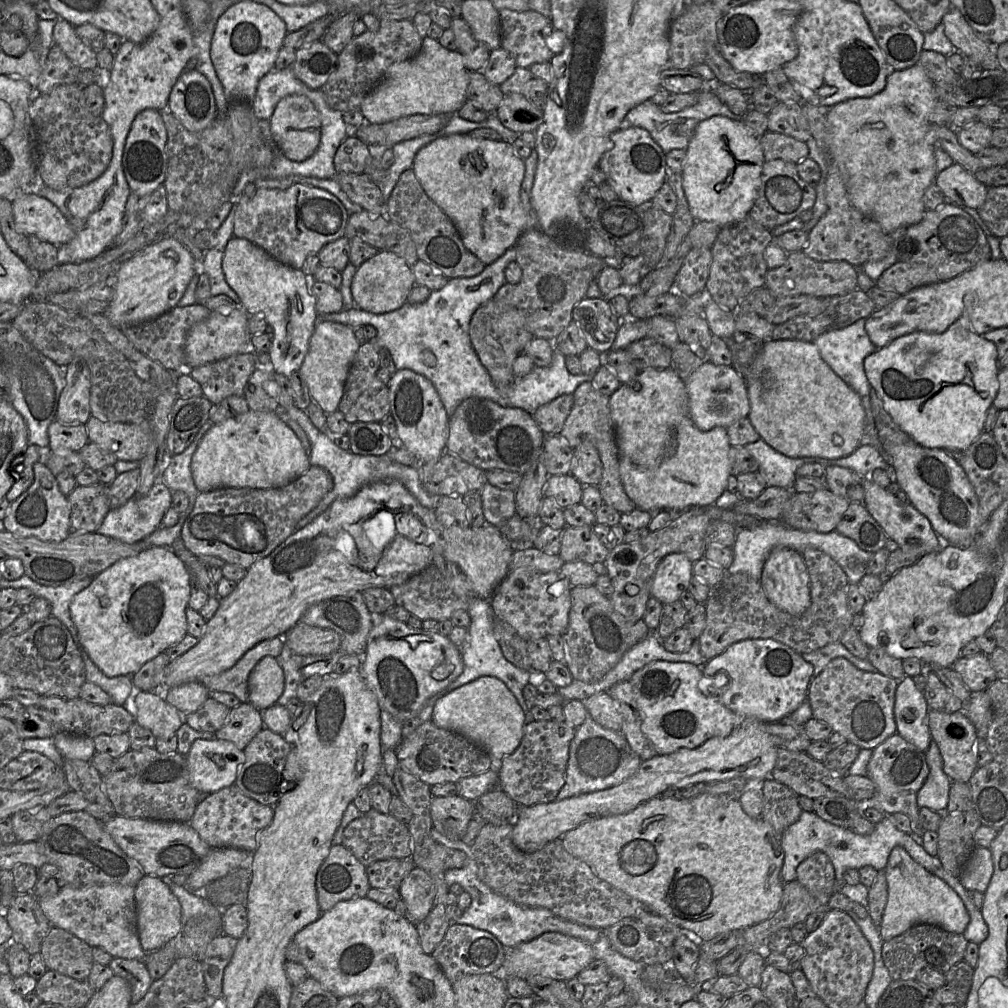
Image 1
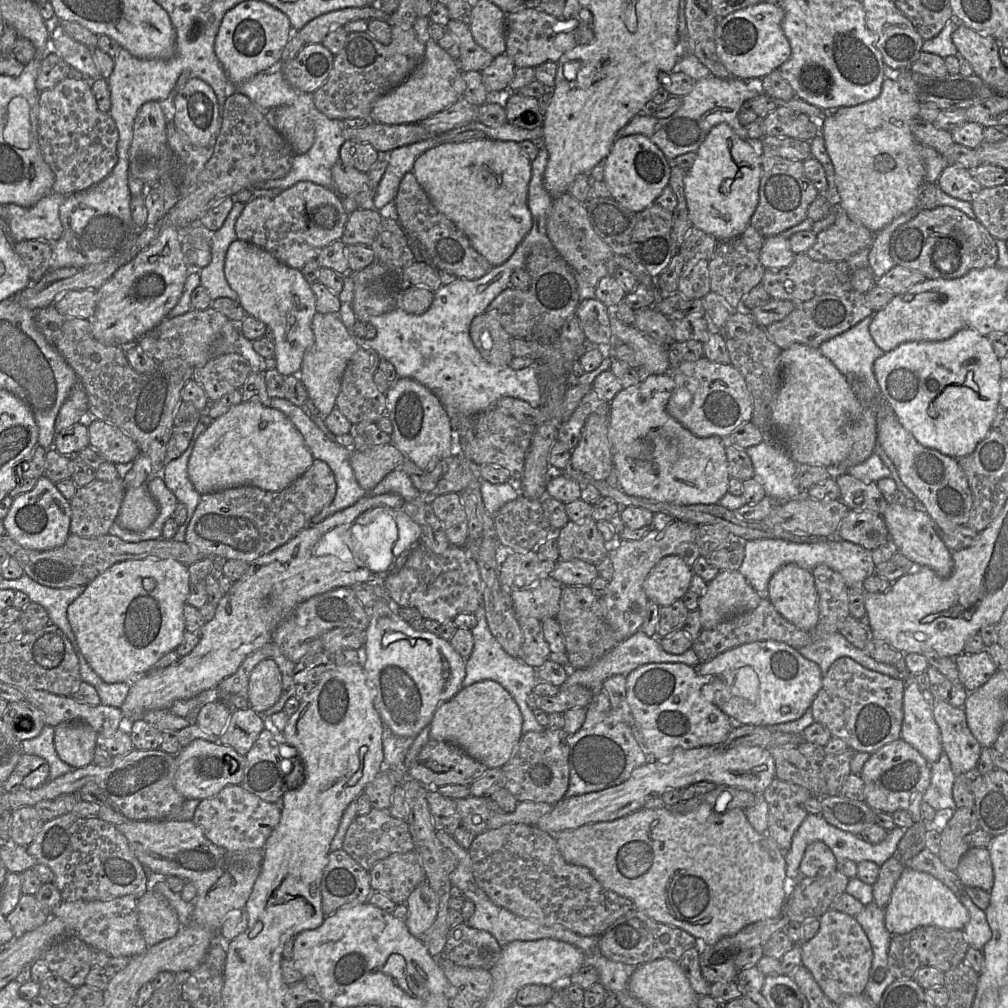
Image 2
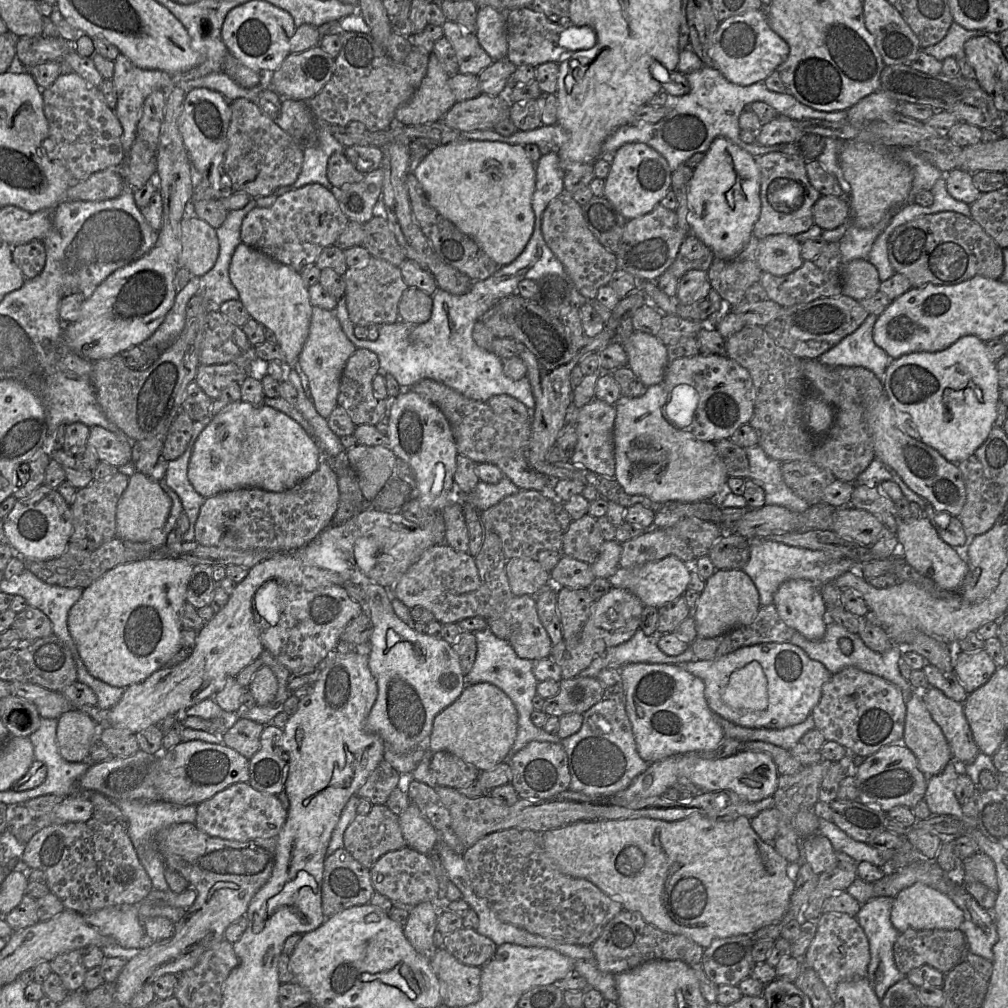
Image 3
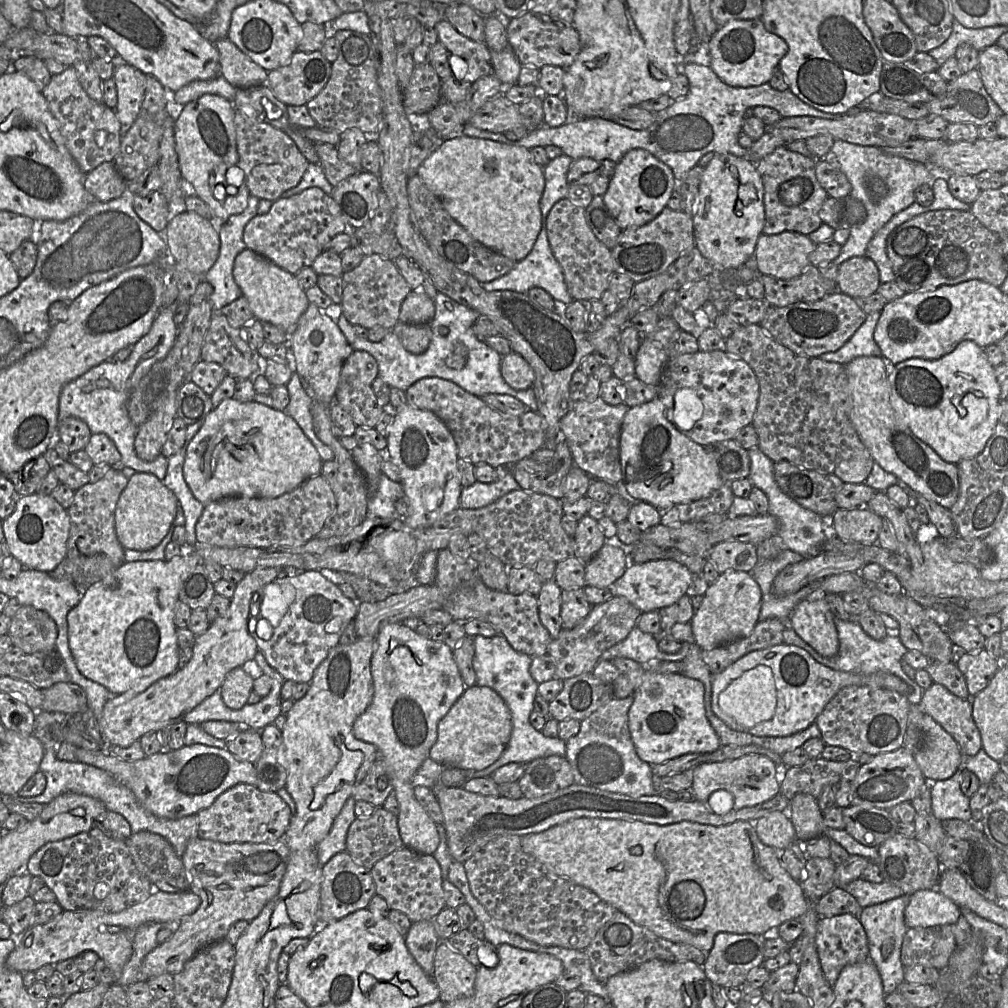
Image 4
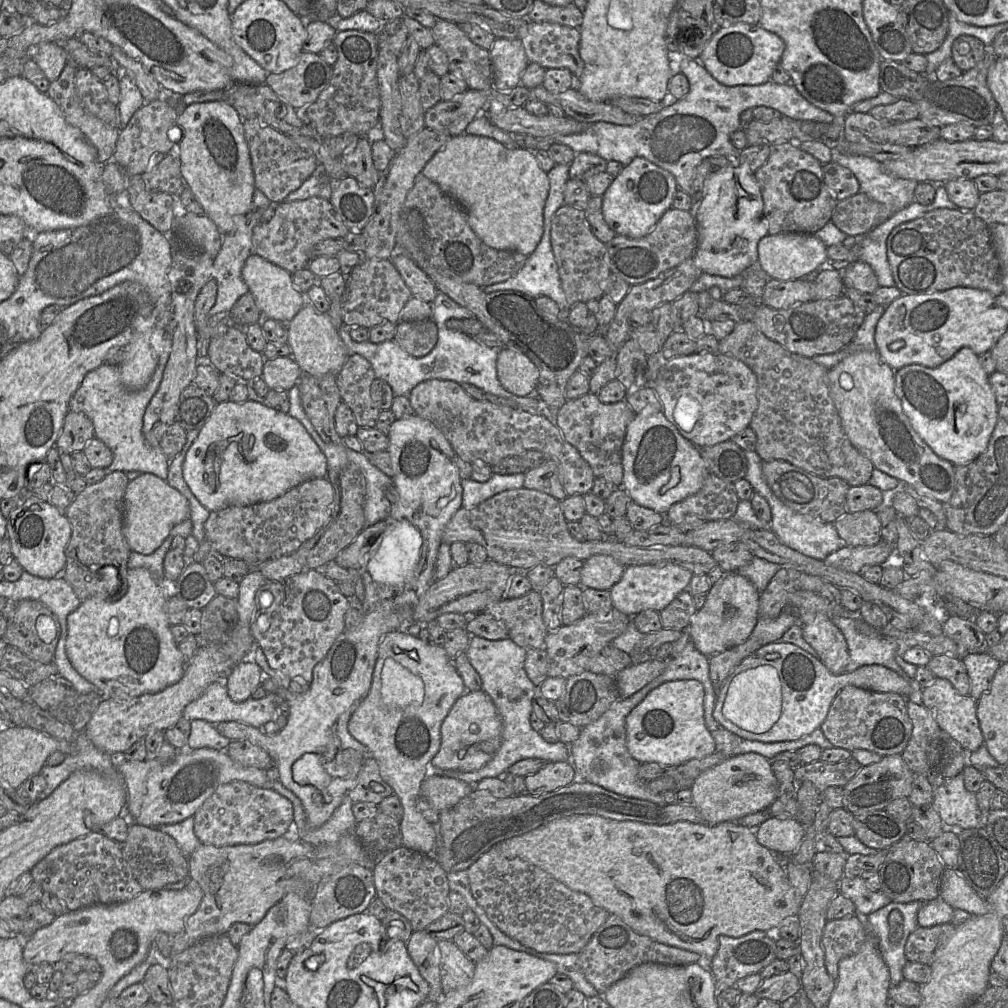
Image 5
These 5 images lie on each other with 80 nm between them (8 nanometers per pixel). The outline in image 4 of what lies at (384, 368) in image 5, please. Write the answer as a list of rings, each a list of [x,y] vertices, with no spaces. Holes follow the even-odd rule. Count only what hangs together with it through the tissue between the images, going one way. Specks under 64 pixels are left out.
[[[439,292],[433,300],[435,315],[430,324],[432,338],[428,349],[422,354],[408,352],[393,331],[390,331],[377,343],[359,339],[355,336],[354,326],[342,314],[341,304],[332,303],[324,312],[337,324],[353,350],[366,351],[375,358],[378,364],[378,377],[390,387],[406,392],[420,379],[437,377],[449,380],[479,398],[487,394],[513,396],[521,401],[527,410],[538,413],[533,387],[520,391],[511,388],[501,375],[502,356],[487,346],[484,341],[479,340],[473,333],[473,324],[481,315]]]

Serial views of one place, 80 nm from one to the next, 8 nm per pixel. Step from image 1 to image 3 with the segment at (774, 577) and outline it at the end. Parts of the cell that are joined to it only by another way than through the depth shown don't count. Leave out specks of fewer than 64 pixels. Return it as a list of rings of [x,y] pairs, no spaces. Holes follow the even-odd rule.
[[[805,579],[785,581],[775,592],[773,605],[781,619],[805,638],[818,641],[824,637],[828,625],[828,613],[818,584]]]

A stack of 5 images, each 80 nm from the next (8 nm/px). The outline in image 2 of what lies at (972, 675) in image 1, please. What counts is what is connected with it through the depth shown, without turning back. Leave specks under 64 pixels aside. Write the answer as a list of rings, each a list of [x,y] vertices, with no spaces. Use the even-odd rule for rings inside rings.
[[[986,650],[975,654],[961,653],[954,659],[960,683],[969,693],[986,684],[997,671]]]

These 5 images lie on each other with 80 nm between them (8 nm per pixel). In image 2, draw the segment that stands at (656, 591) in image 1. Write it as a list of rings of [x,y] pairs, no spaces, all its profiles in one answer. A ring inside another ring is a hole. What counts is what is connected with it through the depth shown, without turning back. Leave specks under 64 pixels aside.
[[[677,555],[663,557],[650,571],[643,583],[649,600],[660,607],[682,599],[689,590],[693,575],[692,567]]]

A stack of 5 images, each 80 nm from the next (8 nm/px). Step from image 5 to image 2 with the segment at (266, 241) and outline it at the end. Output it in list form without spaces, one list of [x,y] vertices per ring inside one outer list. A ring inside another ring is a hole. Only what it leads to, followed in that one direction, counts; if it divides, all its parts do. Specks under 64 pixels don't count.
[[[301,181],[275,198],[256,197],[246,203],[235,232],[239,240],[264,249],[291,268],[302,269],[322,249],[341,239],[348,218],[341,199],[331,188]]]

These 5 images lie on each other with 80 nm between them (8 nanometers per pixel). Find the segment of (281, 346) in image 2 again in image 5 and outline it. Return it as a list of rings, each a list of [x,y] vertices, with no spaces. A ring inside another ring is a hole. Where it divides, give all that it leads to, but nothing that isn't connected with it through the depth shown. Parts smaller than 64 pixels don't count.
[[[251,254],[247,258],[241,276],[264,318],[288,324],[306,302],[305,295],[294,286],[289,272],[257,254]]]

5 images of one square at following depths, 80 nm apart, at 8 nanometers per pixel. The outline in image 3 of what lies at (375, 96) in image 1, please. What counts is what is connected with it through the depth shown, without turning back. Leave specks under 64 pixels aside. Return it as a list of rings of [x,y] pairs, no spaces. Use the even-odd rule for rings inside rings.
[[[430,52],[425,77],[412,98],[397,109],[394,121],[419,126],[442,119],[457,102],[448,85],[449,77],[436,55]]]

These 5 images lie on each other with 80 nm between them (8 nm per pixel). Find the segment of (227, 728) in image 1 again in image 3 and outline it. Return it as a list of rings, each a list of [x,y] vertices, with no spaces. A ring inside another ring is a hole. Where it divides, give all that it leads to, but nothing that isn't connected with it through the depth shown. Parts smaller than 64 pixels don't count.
[[[239,718],[221,736],[222,744],[250,759],[260,749],[260,737],[264,725]]]

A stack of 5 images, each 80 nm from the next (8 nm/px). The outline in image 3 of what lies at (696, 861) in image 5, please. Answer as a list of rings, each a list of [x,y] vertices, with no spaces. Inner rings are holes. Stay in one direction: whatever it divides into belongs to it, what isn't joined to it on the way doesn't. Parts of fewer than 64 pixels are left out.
[[[692,815],[679,821],[666,822],[649,818],[626,820],[585,820],[551,829],[542,833],[547,856],[563,874],[590,881],[601,891],[623,906],[623,910],[639,912],[645,921],[662,931],[681,934],[707,948],[715,938],[733,935],[753,935],[760,928],[780,920],[790,904],[790,897],[795,887],[794,876],[789,862],[774,848],[773,843],[765,843],[751,827],[749,818],[740,816],[734,820],[713,821],[701,815]]]

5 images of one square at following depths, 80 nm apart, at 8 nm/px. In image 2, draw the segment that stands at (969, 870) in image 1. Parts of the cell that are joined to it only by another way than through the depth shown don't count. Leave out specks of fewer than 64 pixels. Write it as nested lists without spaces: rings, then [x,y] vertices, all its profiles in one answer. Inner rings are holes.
[[[970,848],[960,860],[956,874],[965,887],[976,887],[990,892],[994,873],[988,849]]]

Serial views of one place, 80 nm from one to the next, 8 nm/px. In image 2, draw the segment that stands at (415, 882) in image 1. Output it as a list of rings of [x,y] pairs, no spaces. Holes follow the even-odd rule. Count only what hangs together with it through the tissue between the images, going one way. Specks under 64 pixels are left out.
[[[427,880],[412,891],[406,906],[407,928],[413,936],[421,940],[421,936],[432,926],[437,915],[437,898]]]

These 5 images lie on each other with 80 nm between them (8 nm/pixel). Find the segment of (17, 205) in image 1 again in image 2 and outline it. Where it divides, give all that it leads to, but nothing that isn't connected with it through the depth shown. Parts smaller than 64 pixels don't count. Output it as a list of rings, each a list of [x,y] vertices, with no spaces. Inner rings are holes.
[[[51,192],[31,207],[6,205],[9,218],[7,233],[9,239],[13,243],[23,240],[56,242],[63,232],[59,208],[66,196]]]

